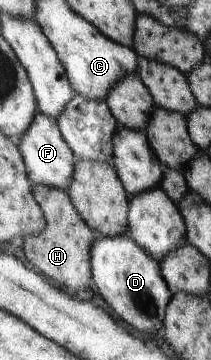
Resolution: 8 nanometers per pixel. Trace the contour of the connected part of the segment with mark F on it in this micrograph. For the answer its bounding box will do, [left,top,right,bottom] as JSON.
[20,112,75,192]

